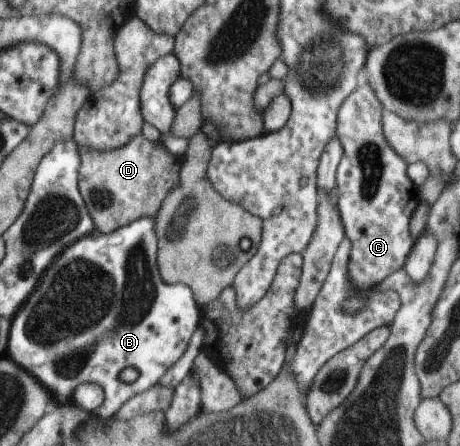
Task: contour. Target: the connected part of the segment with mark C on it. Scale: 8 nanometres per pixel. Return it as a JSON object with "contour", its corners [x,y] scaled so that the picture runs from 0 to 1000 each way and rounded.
{"contour":[[[804,186],[778,195],[750,222],[733,267],[735,316],[743,325],[743,357],[730,379],[730,464],[741,475],[750,507],[750,531],[761,536],[761,639],[770,652],[796,652],[820,639],[859,610],[874,610],[904,540],[896,527],[896,491],[913,460],[913,422],[891,401],[889,365],[874,357],[865,341],[848,330],[835,296],[835,235]]]}

